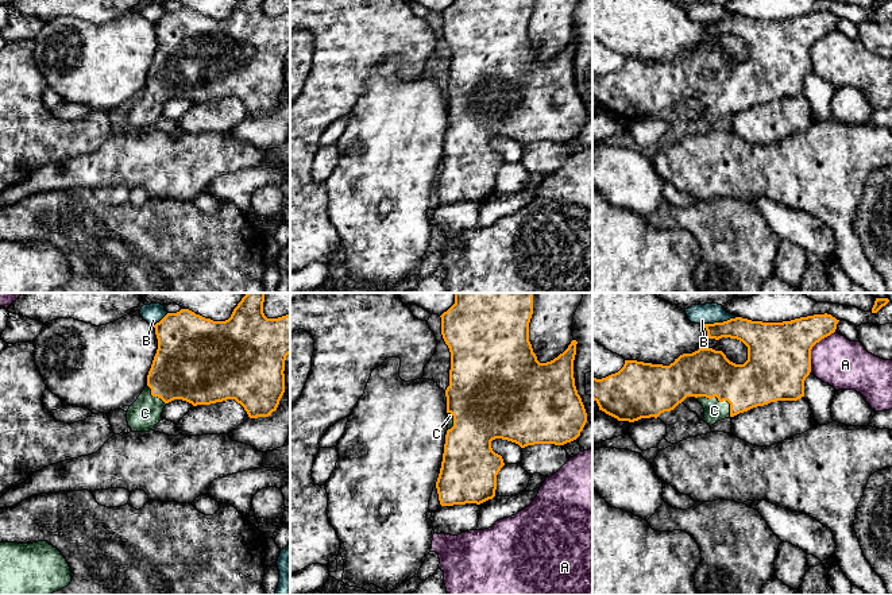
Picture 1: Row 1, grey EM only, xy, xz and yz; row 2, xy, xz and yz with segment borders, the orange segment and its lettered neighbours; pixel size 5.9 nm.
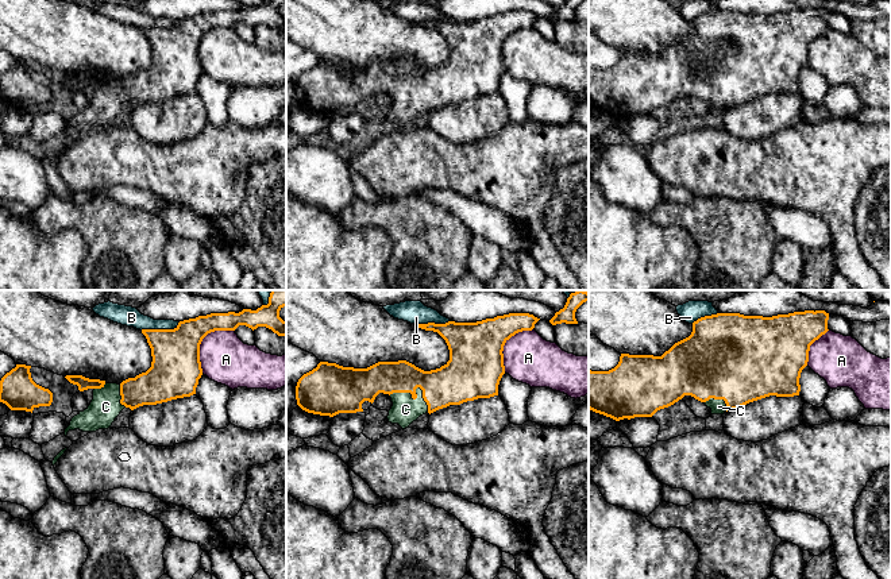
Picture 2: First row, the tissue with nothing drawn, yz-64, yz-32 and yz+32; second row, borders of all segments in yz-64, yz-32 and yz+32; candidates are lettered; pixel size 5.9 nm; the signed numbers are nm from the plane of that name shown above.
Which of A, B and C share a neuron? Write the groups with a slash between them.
A / B / C

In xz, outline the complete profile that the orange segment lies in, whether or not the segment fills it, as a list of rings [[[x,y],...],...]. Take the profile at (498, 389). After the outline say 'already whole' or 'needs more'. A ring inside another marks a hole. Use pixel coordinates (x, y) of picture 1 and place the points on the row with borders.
[[[455,293],[455,304],[441,317],[441,335],[451,352],[449,386],[445,390],[448,430],[436,482],[441,506],[476,503],[495,497],[497,475],[505,465],[491,448],[495,438],[521,448],[534,444],[564,445],[580,436],[587,413],[574,378],[576,340],[551,362],[540,363],[529,341],[533,293]]] | needs more

